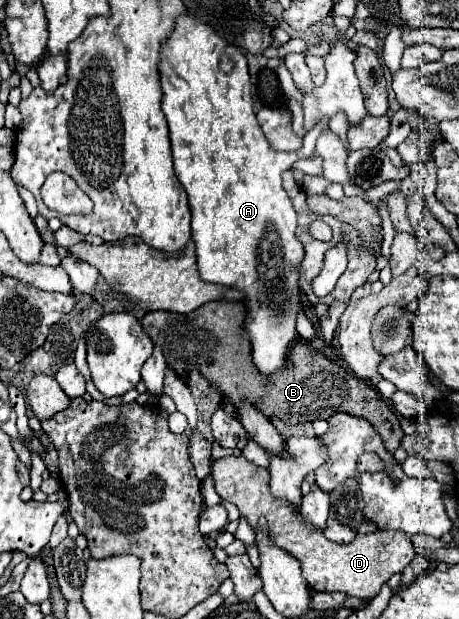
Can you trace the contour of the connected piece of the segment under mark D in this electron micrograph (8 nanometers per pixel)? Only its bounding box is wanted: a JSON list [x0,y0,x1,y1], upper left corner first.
[210,455,416,599]

